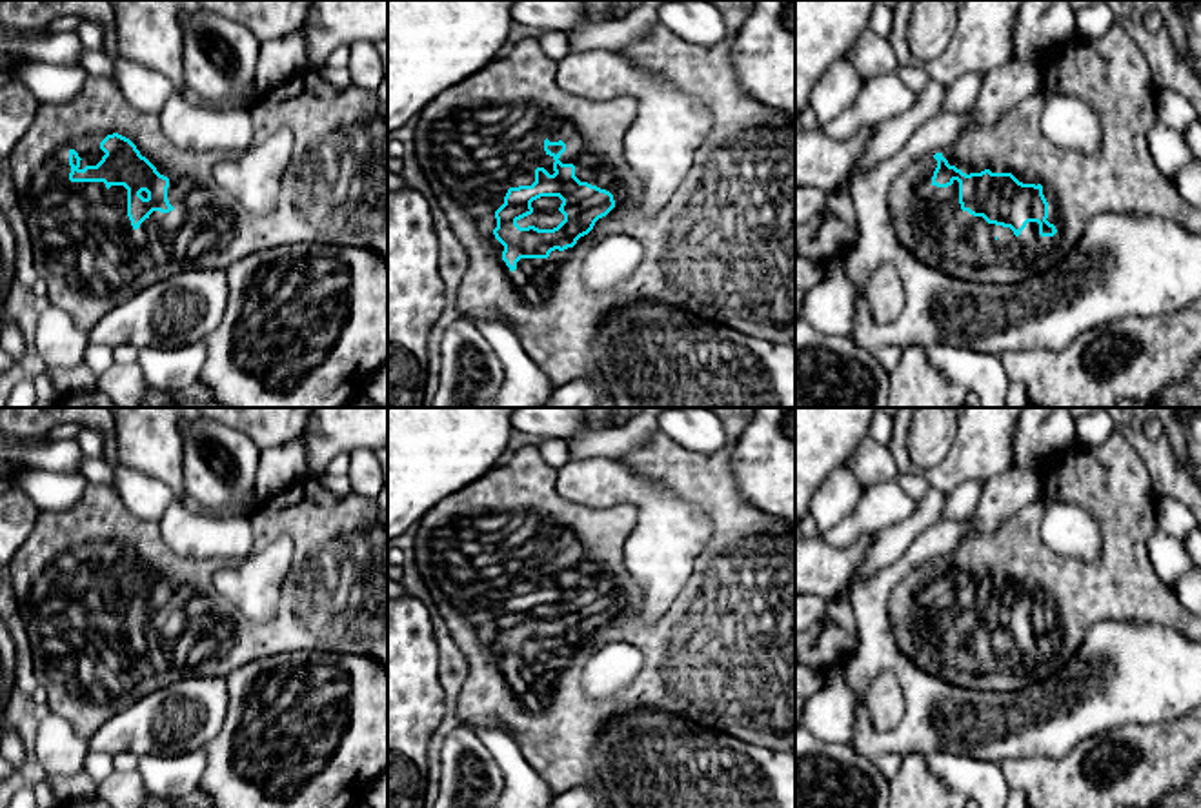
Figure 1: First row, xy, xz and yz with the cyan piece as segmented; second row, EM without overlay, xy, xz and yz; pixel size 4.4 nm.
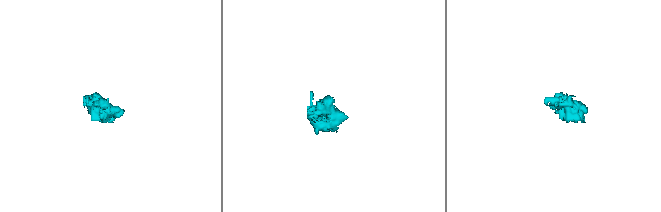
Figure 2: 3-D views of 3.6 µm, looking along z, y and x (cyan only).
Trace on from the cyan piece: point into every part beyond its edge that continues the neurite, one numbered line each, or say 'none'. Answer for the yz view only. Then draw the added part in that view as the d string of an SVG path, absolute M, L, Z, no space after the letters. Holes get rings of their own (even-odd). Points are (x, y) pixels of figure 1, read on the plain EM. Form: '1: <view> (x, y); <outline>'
1: yz (1110, 481); M1117 429L1101 446L1086 448L1072 444L1070 448L1048 457L1037 473L1039 495L1030 504L1003 522L995 531L966 537L959 548L943 561L943 564L950 573L955 573L966 582L990 577L992 581L1012 581L1023 591L1041 591L1043 602L1048 610L1046 628L1055 633L1057 641L1054 644L1041 644L1039 631L1028 630L1021 642L1015 644L1010 635L988 631L983 624L974 624L968 619L963 619L959 611L957 588L948 595L937 595L932 591L937 568L930 564L910 571L893 586L890 595L890 617L903 653L921 670L954 686L1010 693L1055 673L1079 650L1086 631L1101 621L1163 624L1188 639L1201 641L1201 617L1188 611L1172 593L1170 586L1166 586L1152 568L1148 540L1159 528L1156 519L1157 495L1154 493L1152 480L1141 459L1121 431ZM1054 499L1074 502L1094 515L1101 531L1101 555L1095 561L1059 555L1043 540L1041 522L1046 502Z

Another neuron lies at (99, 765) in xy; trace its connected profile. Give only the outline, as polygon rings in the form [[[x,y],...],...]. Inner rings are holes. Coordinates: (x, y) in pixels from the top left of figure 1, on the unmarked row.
[[[89,752],[84,761],[84,770],[100,784],[115,772],[113,755]]]

